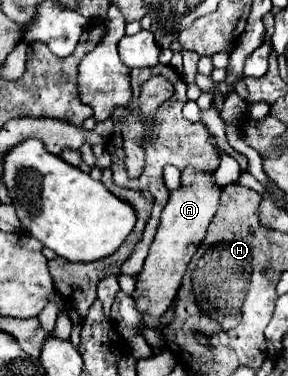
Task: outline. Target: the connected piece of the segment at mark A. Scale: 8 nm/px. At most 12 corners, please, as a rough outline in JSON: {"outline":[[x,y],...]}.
{"outline":[[182,173],[132,299],[162,317],[220,203],[214,173]]}

